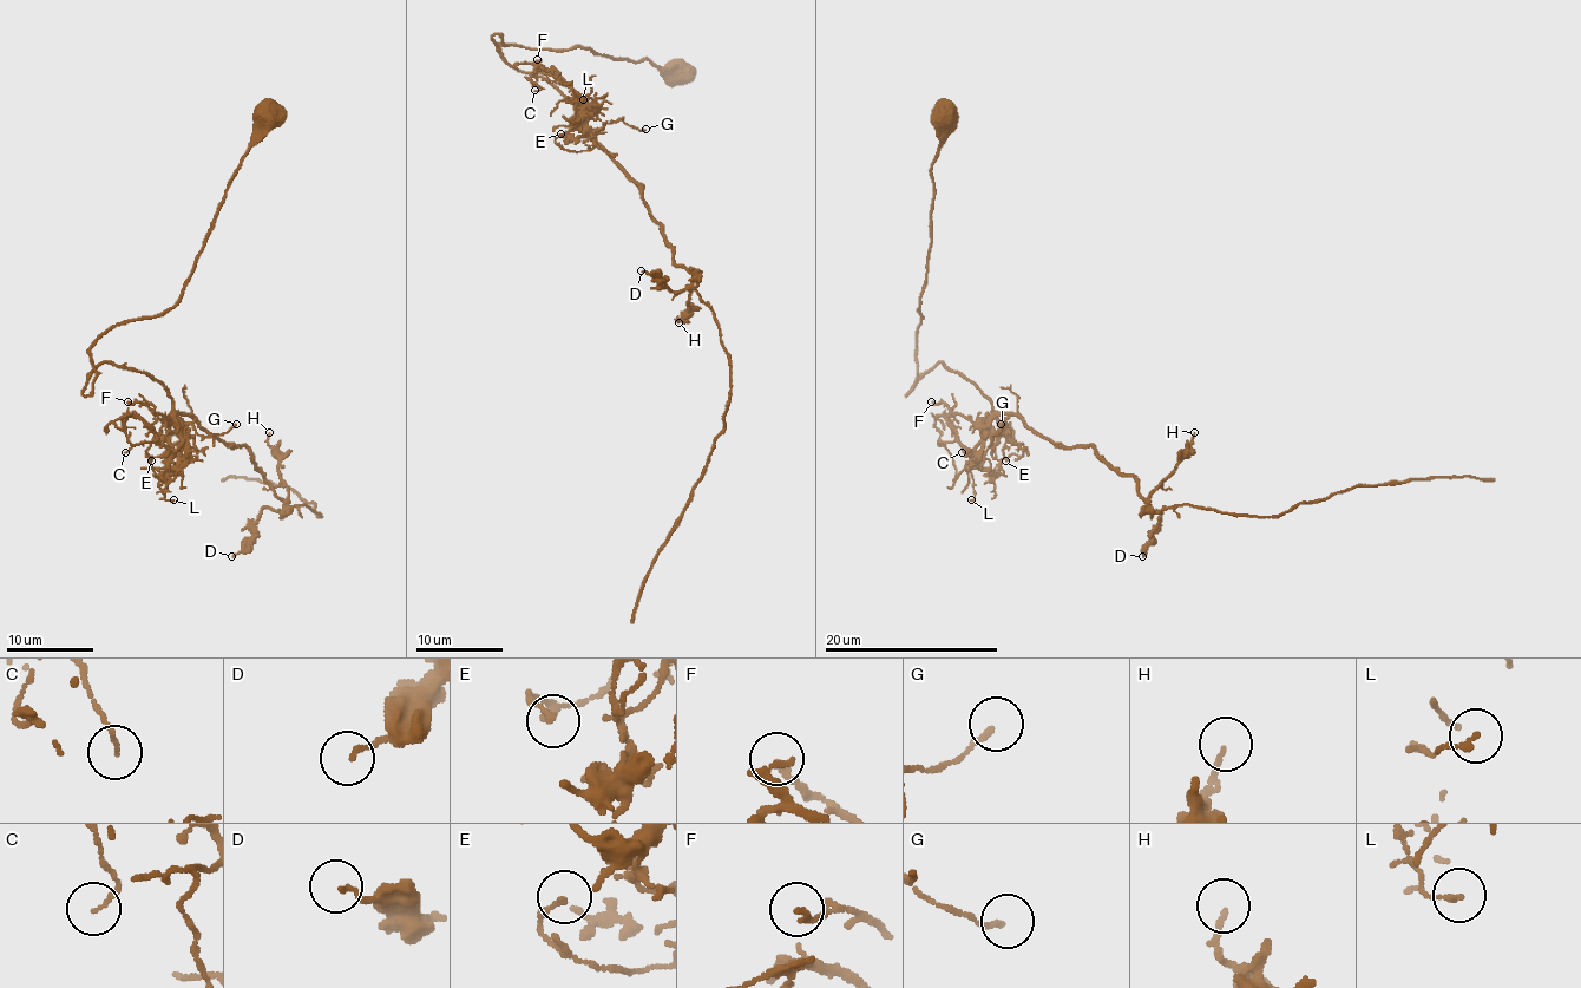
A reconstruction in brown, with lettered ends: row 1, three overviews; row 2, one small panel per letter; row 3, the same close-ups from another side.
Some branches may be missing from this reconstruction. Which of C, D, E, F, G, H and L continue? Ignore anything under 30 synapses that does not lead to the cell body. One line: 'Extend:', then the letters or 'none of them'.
Extend: none of them

